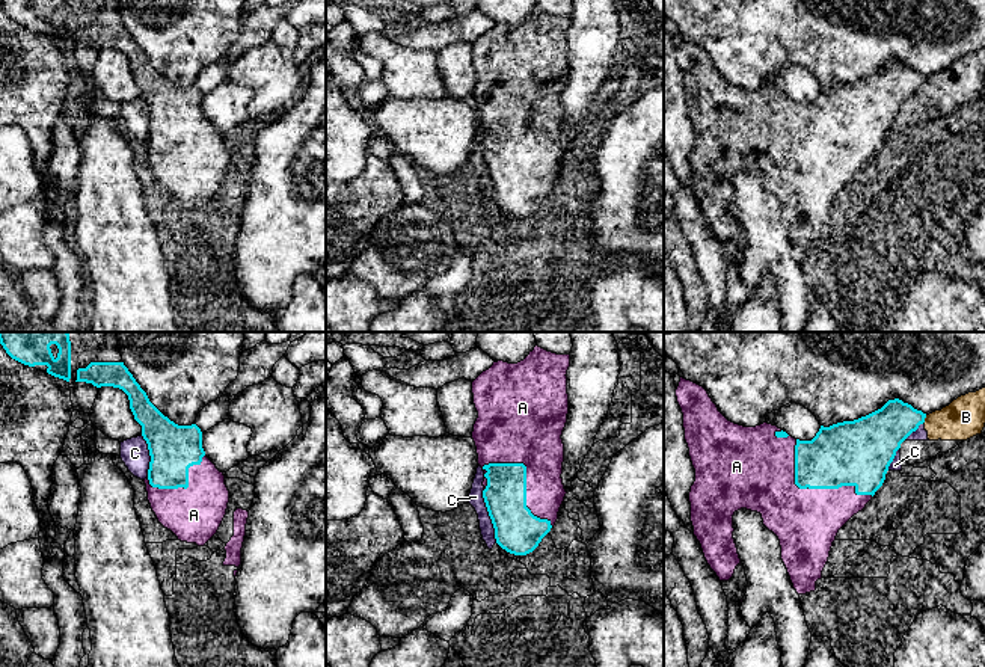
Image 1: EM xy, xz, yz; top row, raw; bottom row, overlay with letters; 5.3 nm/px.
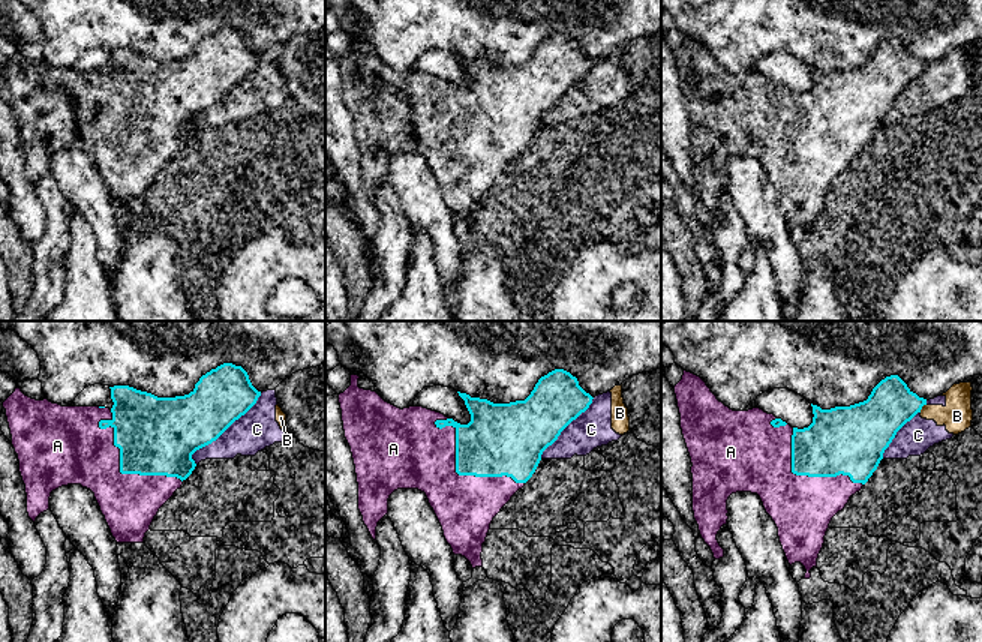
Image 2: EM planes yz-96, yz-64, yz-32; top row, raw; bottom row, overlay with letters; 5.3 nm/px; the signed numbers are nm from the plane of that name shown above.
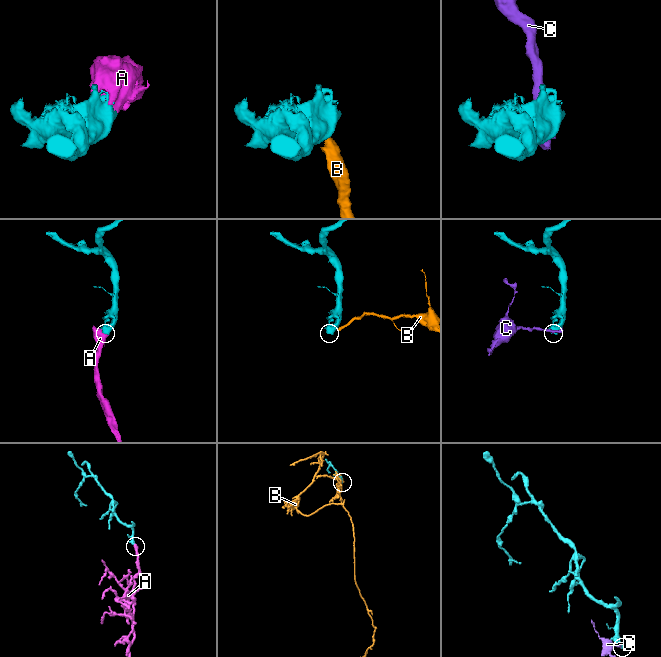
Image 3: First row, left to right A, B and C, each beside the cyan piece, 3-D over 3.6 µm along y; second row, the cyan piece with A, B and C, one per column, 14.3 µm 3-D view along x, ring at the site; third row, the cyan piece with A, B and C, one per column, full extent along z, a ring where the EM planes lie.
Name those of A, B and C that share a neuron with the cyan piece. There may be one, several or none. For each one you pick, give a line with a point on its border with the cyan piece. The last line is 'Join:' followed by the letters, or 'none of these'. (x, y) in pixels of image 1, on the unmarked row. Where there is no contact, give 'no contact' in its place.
A: contact xz (525, 141)
Join: A

